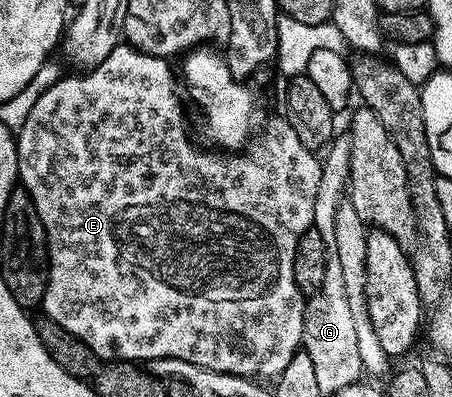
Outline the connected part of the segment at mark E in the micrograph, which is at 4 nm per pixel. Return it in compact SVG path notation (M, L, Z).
M116 47L106 61L87 73L72 73L76 75L69 79L68 76L62 77L50 85L50 89L46 89L46 93L34 101L30 117L26 117L18 129L18 179L30 193L38 209L38 217L46 221L48 284L42 311L47 318L53 319L62 329L88 345L101 361L147 361L174 357L211 371L241 375L257 381L272 381L284 372L286 365L290 365L304 342L306 299L294 281L294 257L302 233L313 227L314 197L318 193L321 160L317 152L306 149L306 145L298 141L298 133L290 129L283 117L270 120L260 140L259 135L255 140L256 147L249 146L243 153L220 153L218 156L199 151L188 136L184 107L180 104L176 79L168 63L167 58L146 55L134 47Z

